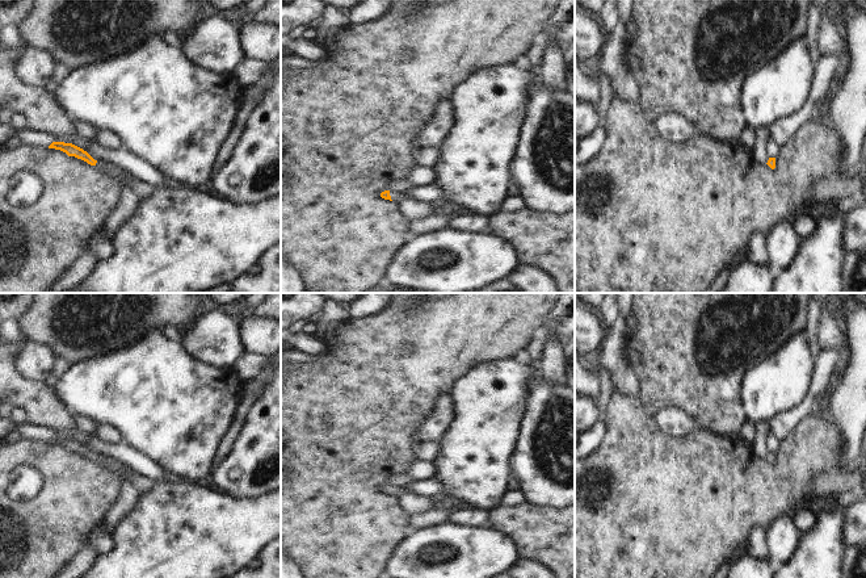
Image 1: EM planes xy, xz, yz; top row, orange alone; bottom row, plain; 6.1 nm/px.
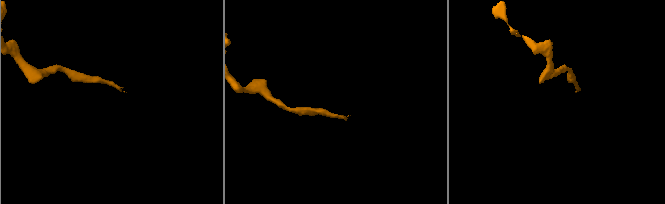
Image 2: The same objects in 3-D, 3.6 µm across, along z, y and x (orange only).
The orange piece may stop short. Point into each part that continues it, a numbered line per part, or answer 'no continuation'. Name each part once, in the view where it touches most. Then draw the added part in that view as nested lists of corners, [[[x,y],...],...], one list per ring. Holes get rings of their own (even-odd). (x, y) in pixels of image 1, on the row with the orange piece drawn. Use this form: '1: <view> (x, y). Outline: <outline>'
1: xz (411, 208). Outline: [[[390,192],[390,196],[392,202],[398,205],[398,209],[408,221],[412,221],[415,218],[424,218],[432,214],[429,202],[415,200],[405,192]]]

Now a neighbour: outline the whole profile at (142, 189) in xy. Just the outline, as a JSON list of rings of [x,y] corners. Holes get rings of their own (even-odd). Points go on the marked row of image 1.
[[[121,168],[121,177],[123,183],[126,183],[134,190],[138,202],[147,198],[154,190],[152,185],[139,177],[135,177],[127,169]]]

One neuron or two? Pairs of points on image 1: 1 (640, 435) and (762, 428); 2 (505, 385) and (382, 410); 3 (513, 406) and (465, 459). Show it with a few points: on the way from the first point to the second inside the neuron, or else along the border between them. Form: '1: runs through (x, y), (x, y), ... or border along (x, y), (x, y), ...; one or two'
1: border along (751, 443), (752, 448), (765, 459); two
2: border along (470, 371), (448, 393); two
3: runs through (500, 419), (476, 445); one

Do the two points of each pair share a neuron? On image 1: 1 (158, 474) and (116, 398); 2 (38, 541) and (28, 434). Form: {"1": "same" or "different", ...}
{"1": "different", "2": "different"}

